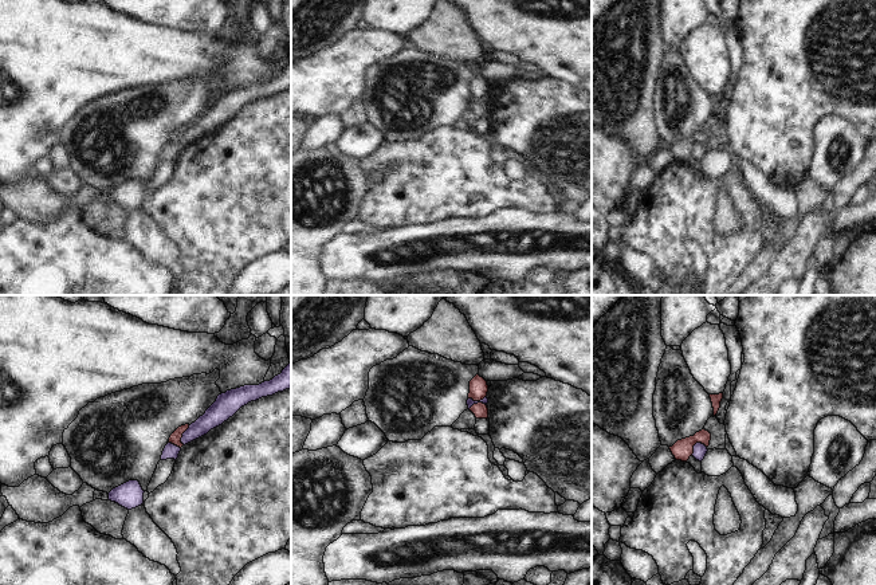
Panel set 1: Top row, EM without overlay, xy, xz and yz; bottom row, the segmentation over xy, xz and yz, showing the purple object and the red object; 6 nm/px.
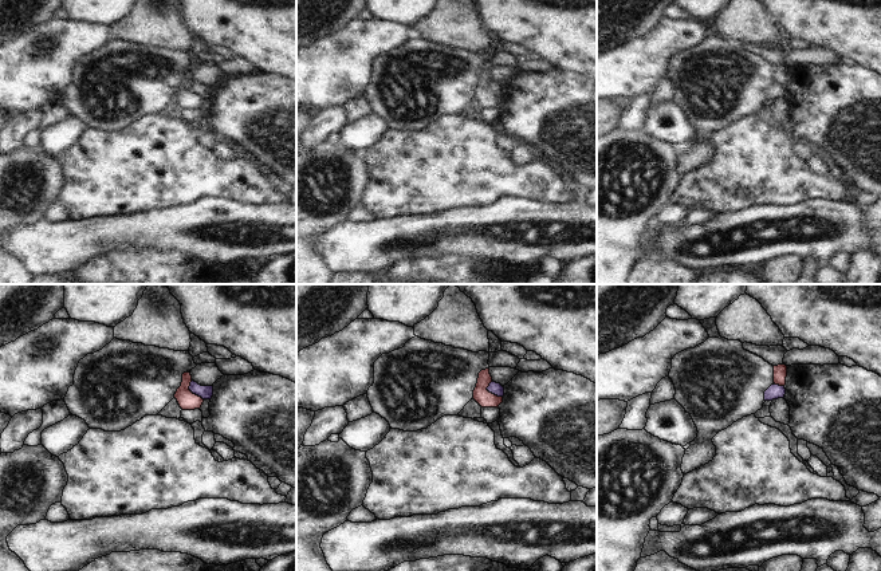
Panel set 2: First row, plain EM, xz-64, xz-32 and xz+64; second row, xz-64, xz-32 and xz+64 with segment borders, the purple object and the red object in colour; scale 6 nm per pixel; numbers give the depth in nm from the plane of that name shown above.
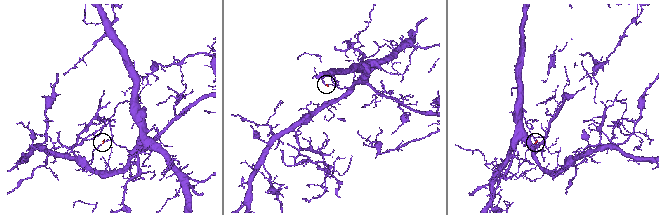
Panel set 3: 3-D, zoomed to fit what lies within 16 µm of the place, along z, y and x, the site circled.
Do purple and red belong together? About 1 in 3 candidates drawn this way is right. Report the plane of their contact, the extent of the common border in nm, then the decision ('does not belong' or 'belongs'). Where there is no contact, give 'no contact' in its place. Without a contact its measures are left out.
xz | 140 nm | does not belong

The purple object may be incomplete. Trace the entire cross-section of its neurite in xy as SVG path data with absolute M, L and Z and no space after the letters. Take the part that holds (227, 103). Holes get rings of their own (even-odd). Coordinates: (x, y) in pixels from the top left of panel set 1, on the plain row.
M291 60L270 81L259 85L244 85L227 90L217 95L216 101L182 133L181 142L185 145L204 134L211 129L221 125L232 117L241 106L262 97L272 95L278 91L291 89Z

